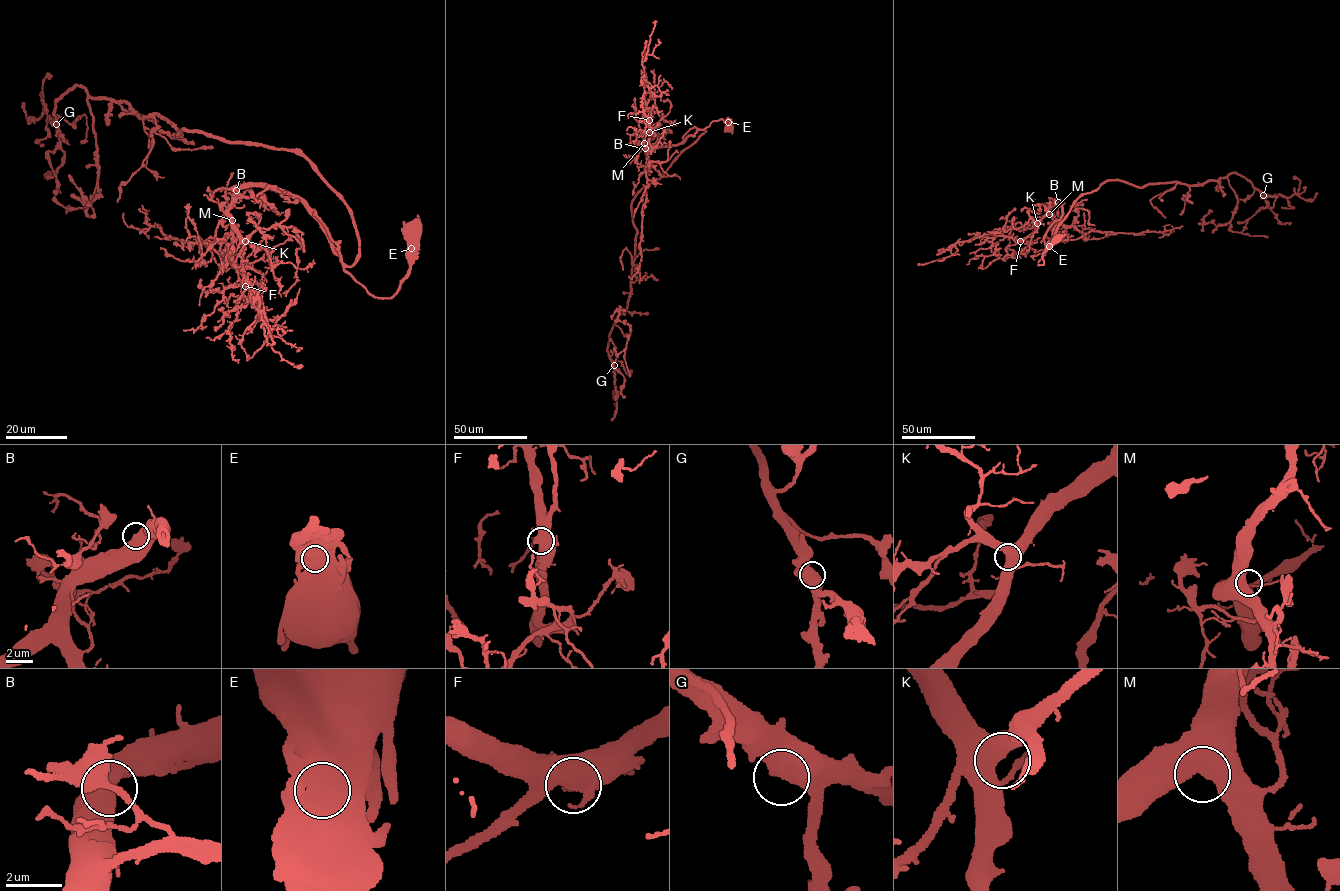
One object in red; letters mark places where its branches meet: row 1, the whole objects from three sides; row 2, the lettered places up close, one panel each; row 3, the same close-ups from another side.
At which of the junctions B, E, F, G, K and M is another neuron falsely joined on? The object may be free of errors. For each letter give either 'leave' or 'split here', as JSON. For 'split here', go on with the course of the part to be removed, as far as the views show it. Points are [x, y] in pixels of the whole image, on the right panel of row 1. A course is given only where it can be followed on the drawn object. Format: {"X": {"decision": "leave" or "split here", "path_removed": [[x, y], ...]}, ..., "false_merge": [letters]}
{"B": {"decision": "leave"}, "E": {"decision": "leave"}, "F": {"decision": "leave"}, "G": {"decision": "leave"}, "K": {"decision": "leave"}, "M": {"decision": "leave"}, "false_merge": []}

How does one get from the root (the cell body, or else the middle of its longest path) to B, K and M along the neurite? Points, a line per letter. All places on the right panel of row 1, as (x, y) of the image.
B: (1056, 240), (1042, 254), (1043, 264), (1038, 265), (1063, 214), (1062, 202), (1058, 202)
K: (1056, 240), (1042, 254), (1043, 264), (1038, 265), (1063, 214), (1062, 202), (1052, 207), (1037, 223)
M: (1056, 240), (1042, 254), (1043, 264), (1038, 265), (1063, 214), (1062, 202), (1052, 207), (1049, 214)

